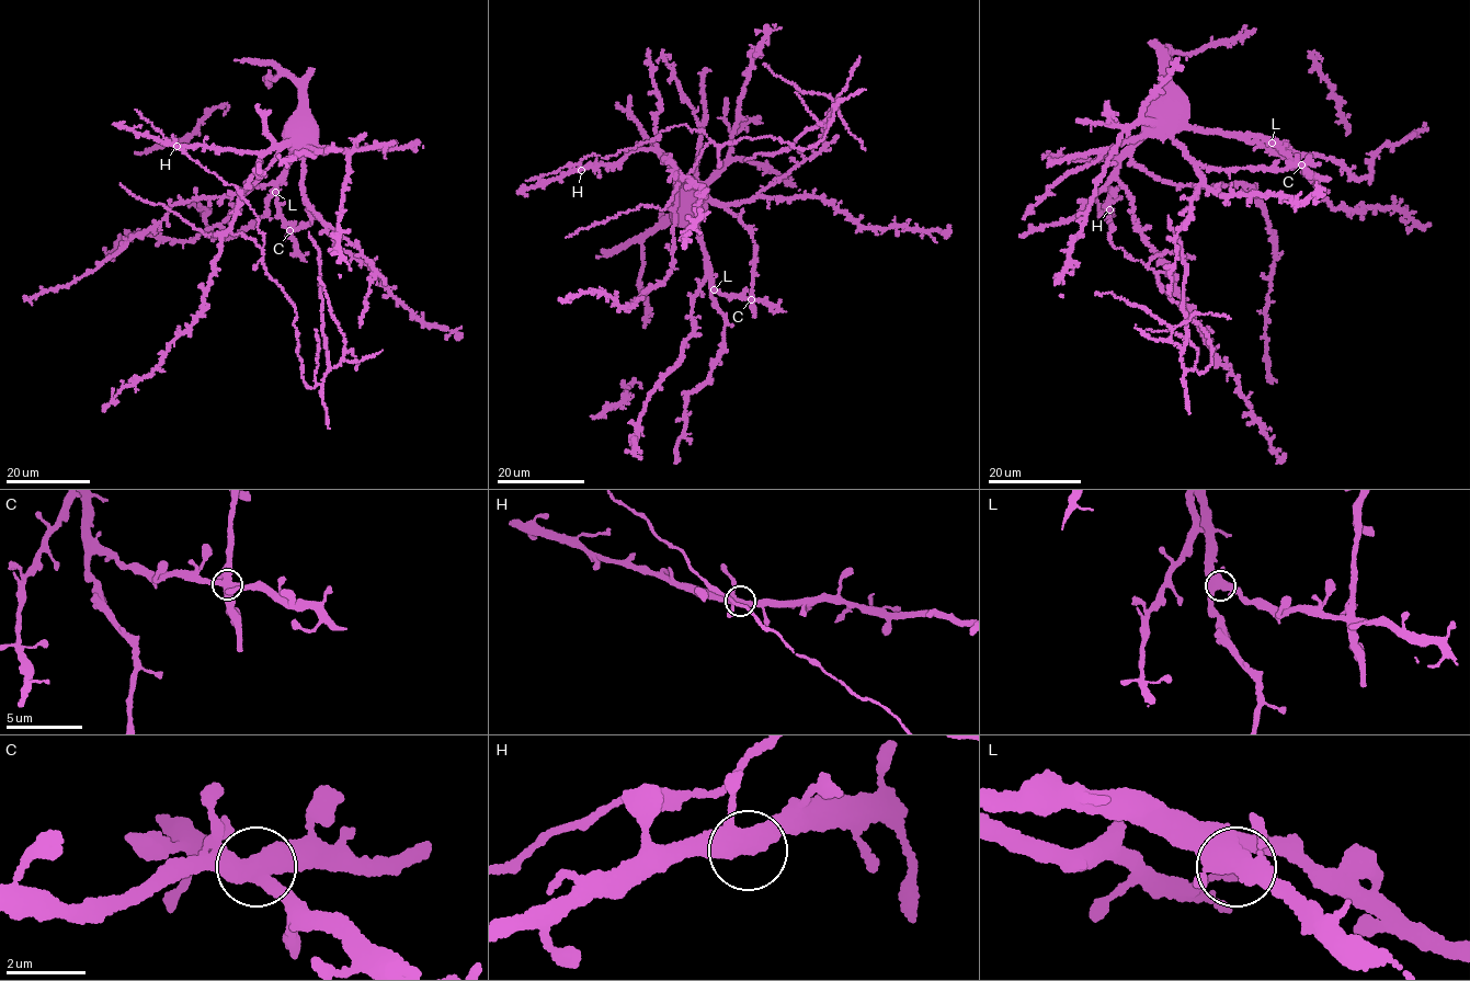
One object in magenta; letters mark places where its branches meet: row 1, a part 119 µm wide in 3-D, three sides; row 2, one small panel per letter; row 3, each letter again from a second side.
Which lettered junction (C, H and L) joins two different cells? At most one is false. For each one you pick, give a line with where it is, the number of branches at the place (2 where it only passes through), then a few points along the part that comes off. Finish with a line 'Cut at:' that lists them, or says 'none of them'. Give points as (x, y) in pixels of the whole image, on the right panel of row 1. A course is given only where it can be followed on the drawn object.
Cut at: none of them

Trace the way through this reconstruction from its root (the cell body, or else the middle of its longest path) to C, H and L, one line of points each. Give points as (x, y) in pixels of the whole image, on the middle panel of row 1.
C: (585, 157), (580, 168), (614, 167), (639, 150), (661, 152), (673, 161), (710, 286), (751, 299)
H: (585, 157), (580, 163), (581, 170)
L: (585, 157), (580, 168), (614, 167), (639, 150), (661, 152), (673, 161), (714, 289)

